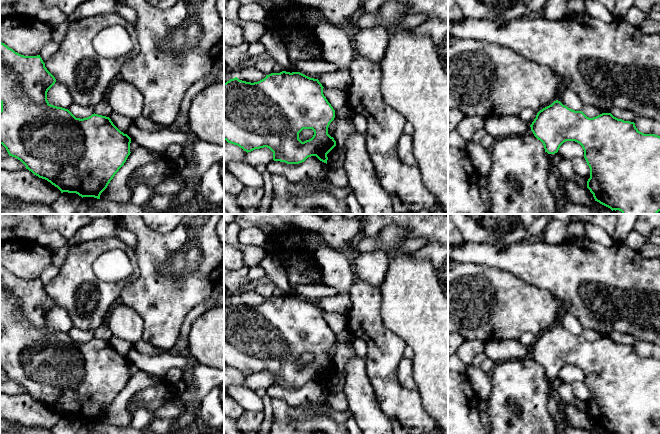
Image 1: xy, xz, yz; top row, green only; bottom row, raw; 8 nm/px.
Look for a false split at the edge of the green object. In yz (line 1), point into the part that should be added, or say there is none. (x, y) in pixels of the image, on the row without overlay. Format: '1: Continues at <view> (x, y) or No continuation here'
1: No continuation here

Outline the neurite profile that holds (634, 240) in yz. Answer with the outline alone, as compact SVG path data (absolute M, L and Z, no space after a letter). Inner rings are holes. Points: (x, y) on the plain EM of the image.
M633 229L623 243L632 250L638 251L645 244L645 237Z

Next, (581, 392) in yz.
M584 381L574 382L571 384L574 394L578 400L581 400L585 403L590 402L590 392L587 389L587 386Z

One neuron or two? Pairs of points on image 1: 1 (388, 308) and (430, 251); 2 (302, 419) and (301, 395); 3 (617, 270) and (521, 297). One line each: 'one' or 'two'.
1: two
2: two
3: two

